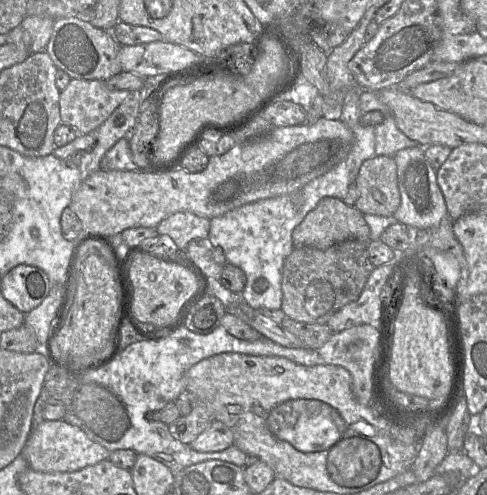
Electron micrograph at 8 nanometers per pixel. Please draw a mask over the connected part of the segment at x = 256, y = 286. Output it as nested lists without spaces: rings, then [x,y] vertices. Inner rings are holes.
[[[359,87],[349,89],[345,94],[345,99],[341,107],[340,120],[352,131],[354,137],[353,146],[347,157],[342,162],[325,174],[308,182],[298,192],[258,200],[210,219],[208,239],[213,245],[218,246],[223,250],[227,262],[241,268],[244,271],[246,275],[246,284],[241,294],[243,299],[254,309],[281,309],[282,268],[284,260],[294,249],[292,242],[292,232],[294,228],[300,224],[305,216],[317,206],[321,199],[325,197],[334,197],[343,200],[348,192],[349,186],[355,183],[362,163],[375,156],[375,126],[362,126],[360,124],[360,117],[363,112],[360,109],[359,97]]]

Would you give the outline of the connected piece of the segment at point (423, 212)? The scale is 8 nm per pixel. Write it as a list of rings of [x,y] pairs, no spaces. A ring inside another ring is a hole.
[[[421,146],[405,148],[398,151],[393,158],[397,165],[397,179],[401,198],[400,206],[393,216],[408,228],[426,229],[437,226],[443,218],[448,217],[448,211],[443,194],[437,184],[437,171],[426,159],[424,148]]]

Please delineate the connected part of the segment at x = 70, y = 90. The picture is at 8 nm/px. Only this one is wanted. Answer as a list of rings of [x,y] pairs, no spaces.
[[[71,79],[59,96],[61,121],[75,127],[79,134],[87,134],[98,128],[129,95],[130,91],[108,88],[105,81]]]

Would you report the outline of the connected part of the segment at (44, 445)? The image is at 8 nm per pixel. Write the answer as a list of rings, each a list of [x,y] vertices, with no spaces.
[[[45,420],[33,427],[22,450],[28,465],[34,471],[74,472],[87,466],[95,465],[110,456],[110,452],[100,444],[92,441],[79,427],[62,420]]]

